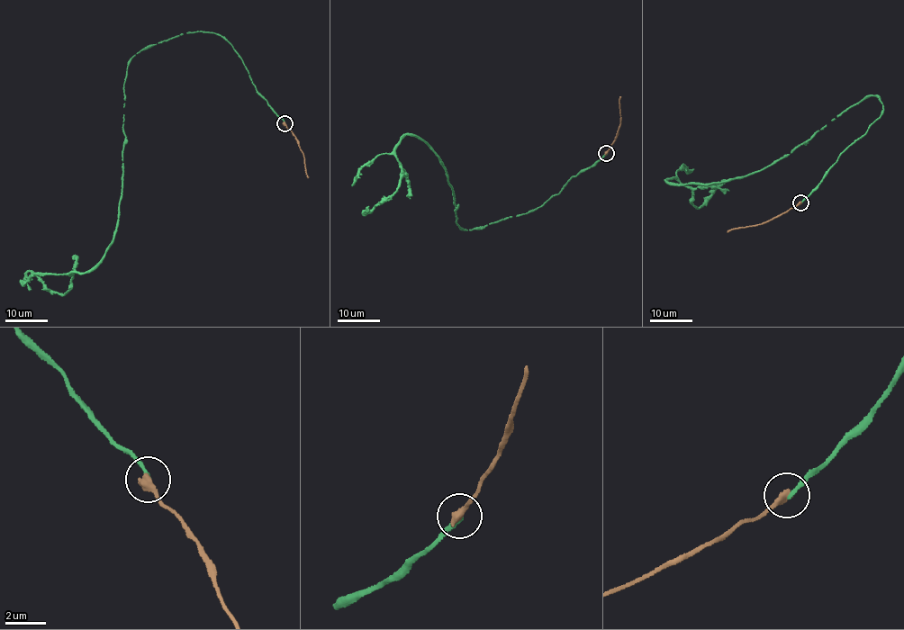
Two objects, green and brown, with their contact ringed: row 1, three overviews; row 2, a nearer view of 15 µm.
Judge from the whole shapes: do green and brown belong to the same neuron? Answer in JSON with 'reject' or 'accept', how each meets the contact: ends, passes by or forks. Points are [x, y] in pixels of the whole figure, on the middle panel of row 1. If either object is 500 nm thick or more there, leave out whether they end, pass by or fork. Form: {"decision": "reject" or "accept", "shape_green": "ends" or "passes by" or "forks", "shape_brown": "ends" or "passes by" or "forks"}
{"decision": "reject", "shape_green": "ends", "shape_brown": "ends"}

